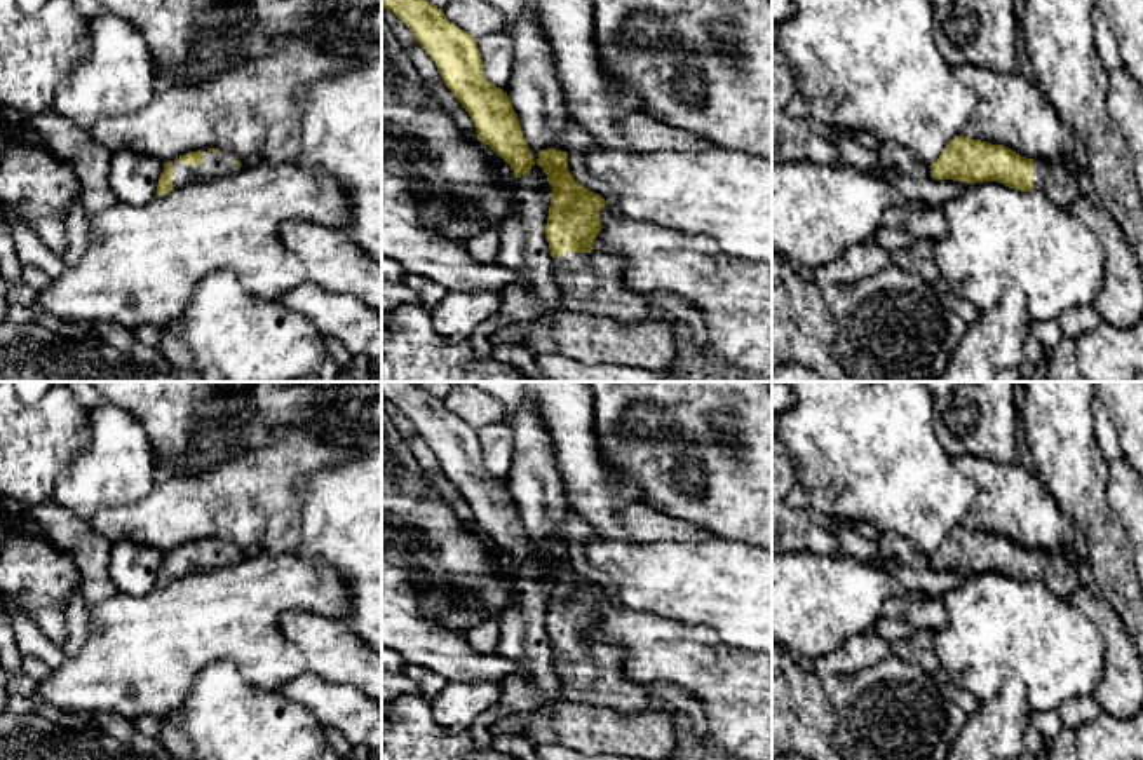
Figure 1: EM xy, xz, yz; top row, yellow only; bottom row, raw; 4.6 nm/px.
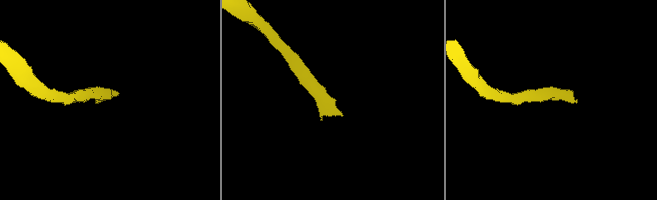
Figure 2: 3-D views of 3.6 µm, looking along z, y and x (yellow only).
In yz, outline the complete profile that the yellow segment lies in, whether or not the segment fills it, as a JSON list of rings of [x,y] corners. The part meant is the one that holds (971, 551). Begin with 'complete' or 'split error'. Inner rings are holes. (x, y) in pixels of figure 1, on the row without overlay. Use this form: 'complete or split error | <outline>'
split error | [[[964,525],[951,530],[929,558],[934,570],[971,575],[998,572],[1021,582],[1044,582],[1065,601],[1079,586],[1094,580],[1082,546],[1072,558],[1059,558],[1051,551],[1026,549],[1007,537],[969,530]]]

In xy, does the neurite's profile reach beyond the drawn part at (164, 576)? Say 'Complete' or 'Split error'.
Split error

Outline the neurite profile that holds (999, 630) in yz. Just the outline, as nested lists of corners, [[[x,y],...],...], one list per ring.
[[[998,572],[974,573],[962,587],[944,594],[948,628],[934,633],[936,654],[950,680],[972,692],[979,704],[991,701],[1011,680],[1026,687],[1030,711],[1059,709],[1073,697],[1094,694],[1103,676],[1105,641],[1098,628],[1056,596],[1044,582],[1021,582]]]

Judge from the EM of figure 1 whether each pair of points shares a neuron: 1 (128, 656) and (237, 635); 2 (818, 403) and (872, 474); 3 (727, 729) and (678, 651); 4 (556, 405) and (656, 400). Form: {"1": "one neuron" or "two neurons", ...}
{"1": "one neuron", "2": "one neuron", "3": "one neuron", "4": "two neurons"}

